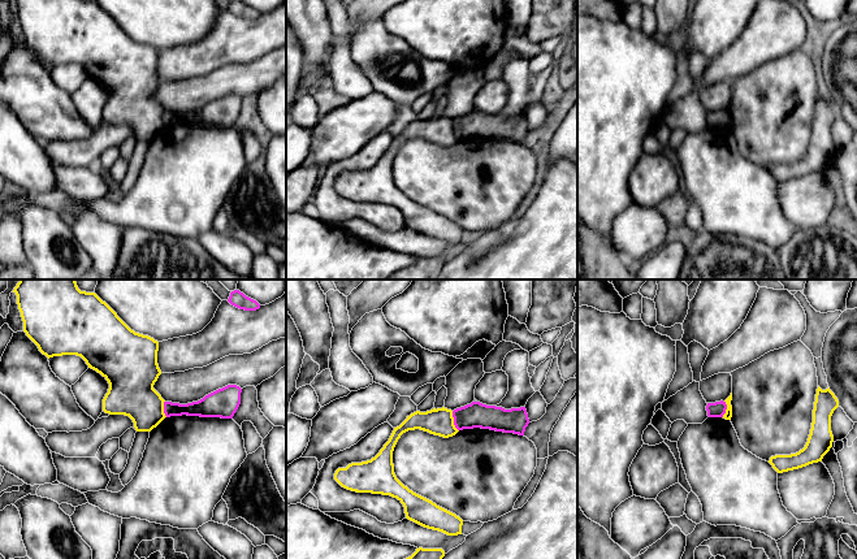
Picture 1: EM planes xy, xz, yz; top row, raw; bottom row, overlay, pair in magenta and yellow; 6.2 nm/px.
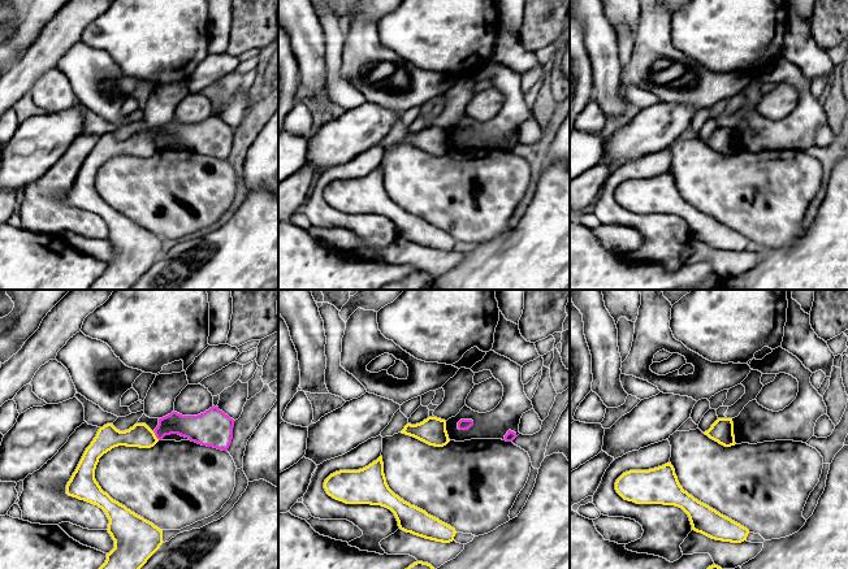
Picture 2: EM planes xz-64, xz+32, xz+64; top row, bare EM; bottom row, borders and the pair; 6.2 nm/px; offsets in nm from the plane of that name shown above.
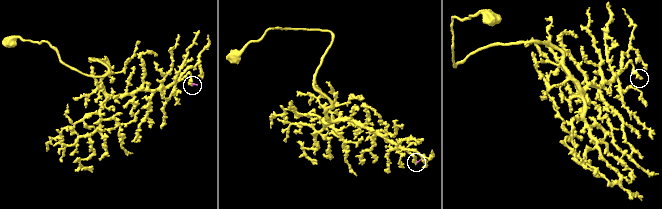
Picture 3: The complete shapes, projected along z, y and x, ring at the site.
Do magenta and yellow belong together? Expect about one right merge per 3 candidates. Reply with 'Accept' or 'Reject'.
Reject

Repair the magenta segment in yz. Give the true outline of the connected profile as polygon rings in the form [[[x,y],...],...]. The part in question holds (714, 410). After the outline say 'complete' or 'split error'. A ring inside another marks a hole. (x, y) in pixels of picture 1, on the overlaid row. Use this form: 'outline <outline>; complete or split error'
outline [[[723,400],[715,403],[707,403],[706,406],[709,417],[723,417],[726,410],[727,410],[727,404]]]; complete

